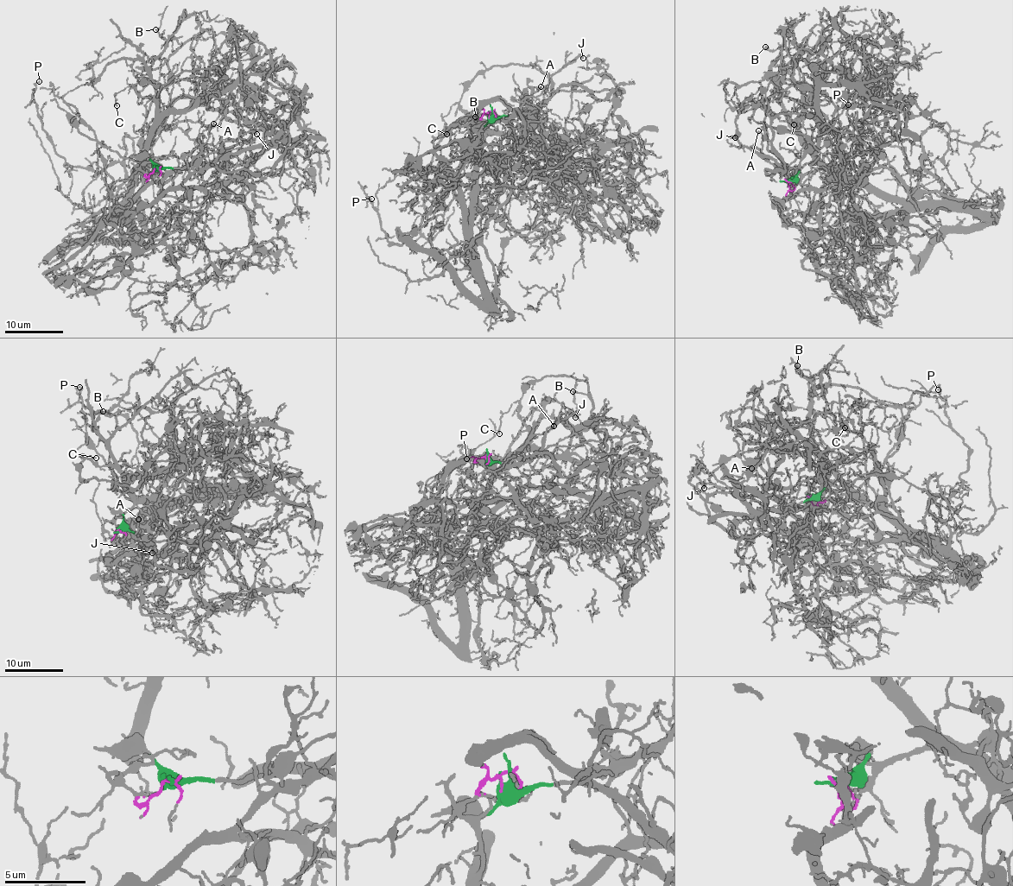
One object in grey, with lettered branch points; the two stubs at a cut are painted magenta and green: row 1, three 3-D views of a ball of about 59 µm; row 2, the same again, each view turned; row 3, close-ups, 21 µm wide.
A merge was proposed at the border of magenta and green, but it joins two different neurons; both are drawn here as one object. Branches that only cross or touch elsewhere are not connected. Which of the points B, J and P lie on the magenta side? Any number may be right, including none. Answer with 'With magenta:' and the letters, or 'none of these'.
With magenta: B, J, P

